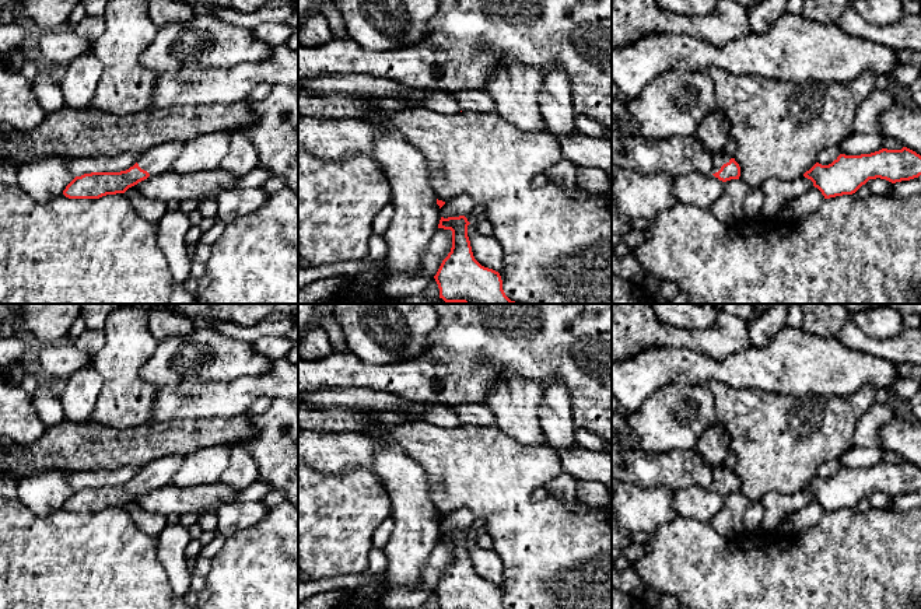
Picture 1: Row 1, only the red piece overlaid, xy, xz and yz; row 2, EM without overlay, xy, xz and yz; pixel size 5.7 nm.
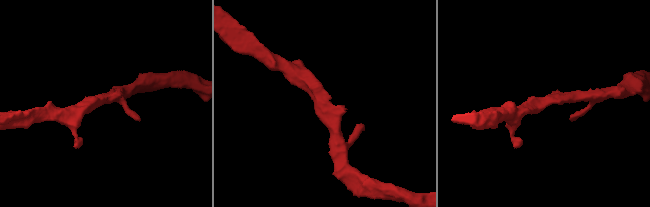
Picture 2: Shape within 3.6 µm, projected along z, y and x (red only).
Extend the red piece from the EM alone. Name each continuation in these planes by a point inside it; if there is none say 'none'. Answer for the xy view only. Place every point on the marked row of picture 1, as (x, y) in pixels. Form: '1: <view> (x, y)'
1: xy (157, 160)

